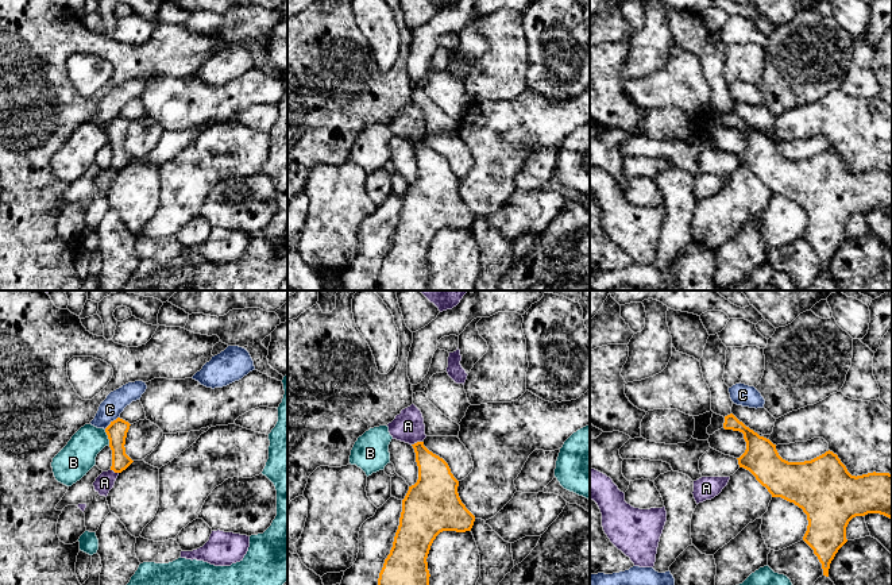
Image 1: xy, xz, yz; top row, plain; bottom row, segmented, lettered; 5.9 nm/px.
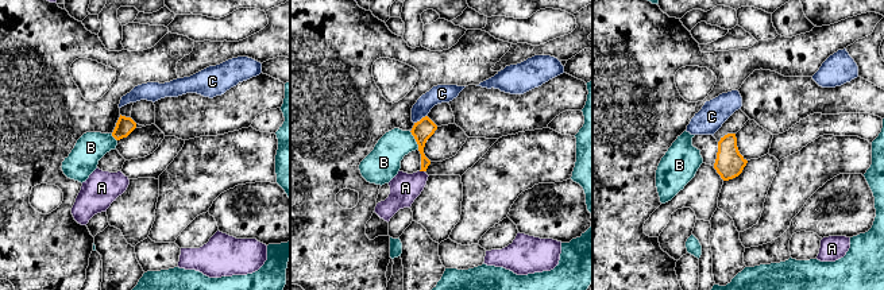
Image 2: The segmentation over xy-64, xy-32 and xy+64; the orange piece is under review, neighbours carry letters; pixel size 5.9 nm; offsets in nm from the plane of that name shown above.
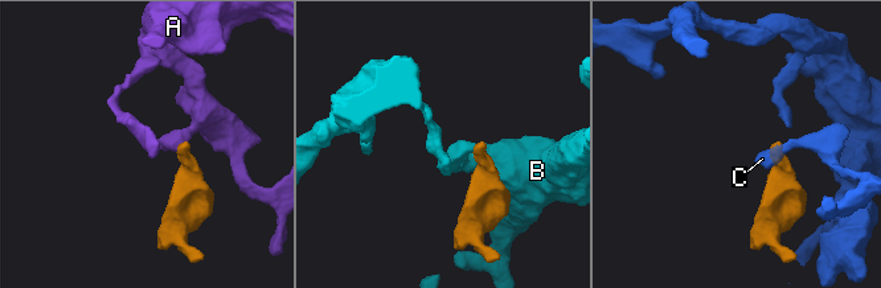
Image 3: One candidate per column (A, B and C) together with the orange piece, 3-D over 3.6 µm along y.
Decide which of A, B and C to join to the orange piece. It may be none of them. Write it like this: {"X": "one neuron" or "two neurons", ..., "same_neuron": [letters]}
{"A": "two neurons", "B": "two neurons", "C": "two neurons", "same_neuron": []}

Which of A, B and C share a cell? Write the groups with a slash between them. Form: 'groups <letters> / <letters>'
groups A / B / C

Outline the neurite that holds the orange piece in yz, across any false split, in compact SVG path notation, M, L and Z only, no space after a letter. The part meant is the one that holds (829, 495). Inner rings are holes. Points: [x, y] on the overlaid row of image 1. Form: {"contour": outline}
{"contour": "M733 413L725 416L723 428L744 434L746 450L737 458L740 467L749 470L772 497L793 503L807 515L808 526L803 540L822 563L823 576L829 577L831 561L847 542L846 527L853 517L880 513L892 519L892 474L873 472L852 476L830 450L811 461L788 462L779 455L776 444L746 427Z"}

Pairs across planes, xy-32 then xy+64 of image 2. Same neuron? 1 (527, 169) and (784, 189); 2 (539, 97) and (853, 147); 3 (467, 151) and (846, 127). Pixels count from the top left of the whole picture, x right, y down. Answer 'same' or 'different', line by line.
1: same
2: different
3: same

